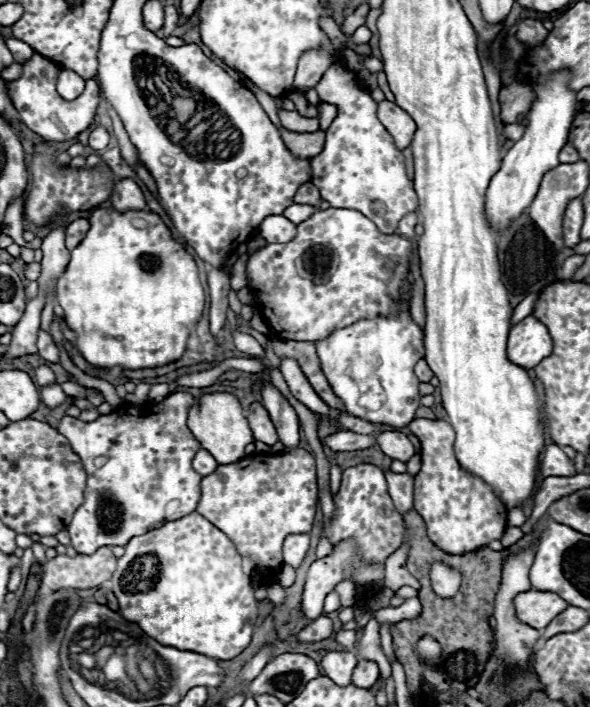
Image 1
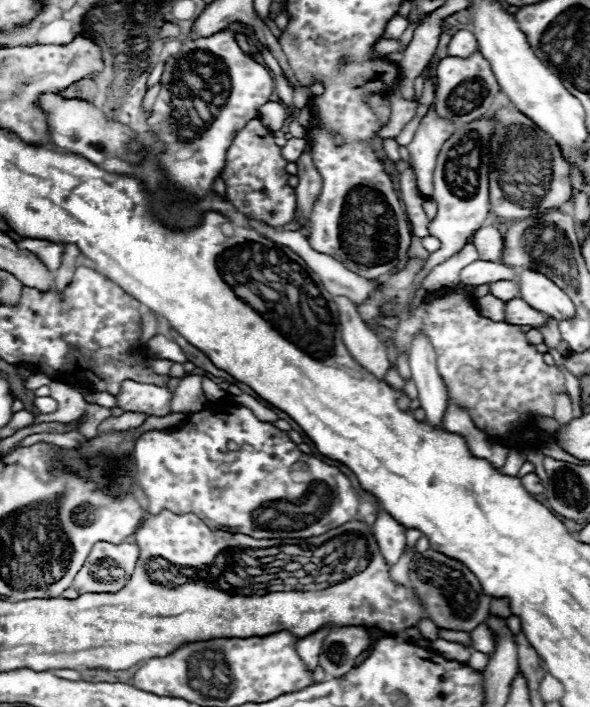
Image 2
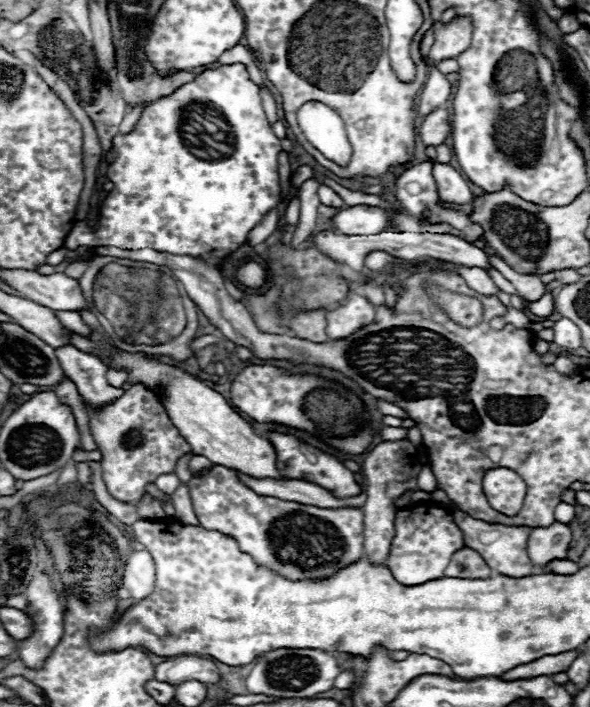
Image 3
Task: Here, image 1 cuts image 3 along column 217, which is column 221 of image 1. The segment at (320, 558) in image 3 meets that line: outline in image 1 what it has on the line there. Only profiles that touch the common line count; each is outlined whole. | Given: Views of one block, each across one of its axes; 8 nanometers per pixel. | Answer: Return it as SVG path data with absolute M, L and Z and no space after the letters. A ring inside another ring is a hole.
M296 448L282 454L250 454L240 462L218 466L214 474L202 478L202 498L196 512L220 528L238 548L242 556L254 556L254 570L258 576L270 574L282 566L282 542L286 536L296 532L310 532L316 514L316 466L308 450Z

